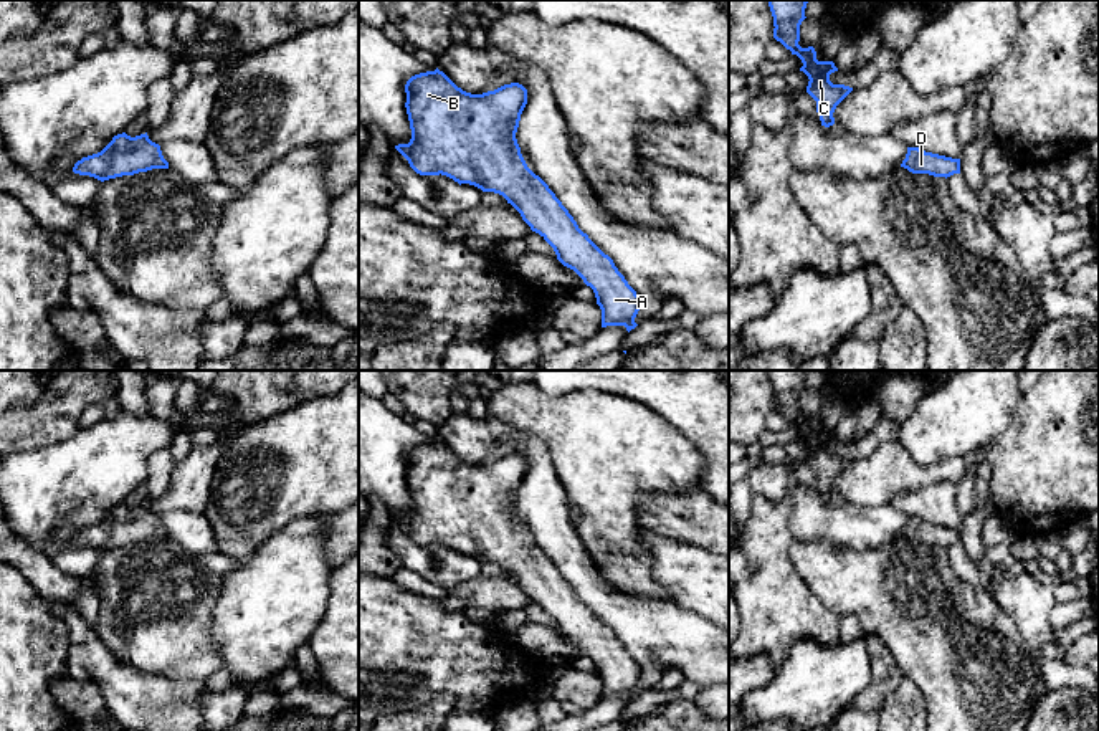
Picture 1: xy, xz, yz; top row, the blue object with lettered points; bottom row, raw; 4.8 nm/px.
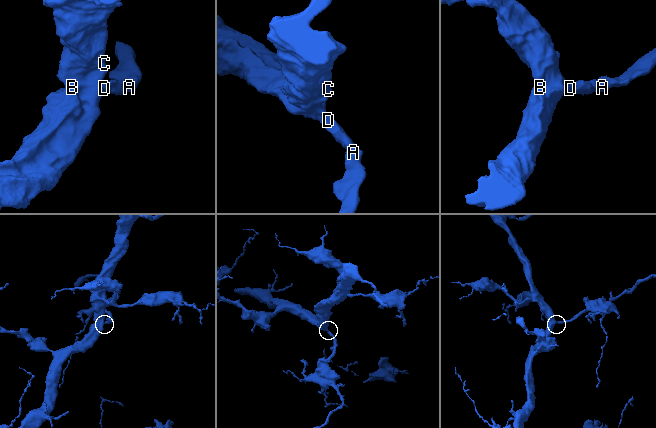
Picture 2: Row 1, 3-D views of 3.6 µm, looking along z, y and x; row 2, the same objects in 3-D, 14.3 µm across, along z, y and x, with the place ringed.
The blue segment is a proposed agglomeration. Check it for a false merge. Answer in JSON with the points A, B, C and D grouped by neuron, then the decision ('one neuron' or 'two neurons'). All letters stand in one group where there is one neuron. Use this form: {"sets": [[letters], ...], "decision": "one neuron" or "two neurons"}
{"sets": [["A", "B", "C", "D"]], "decision": "one neuron"}

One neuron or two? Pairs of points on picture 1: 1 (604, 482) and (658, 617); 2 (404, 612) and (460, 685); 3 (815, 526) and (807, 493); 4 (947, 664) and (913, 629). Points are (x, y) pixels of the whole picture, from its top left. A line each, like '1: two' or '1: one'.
1: two
2: one
3: one
4: one

